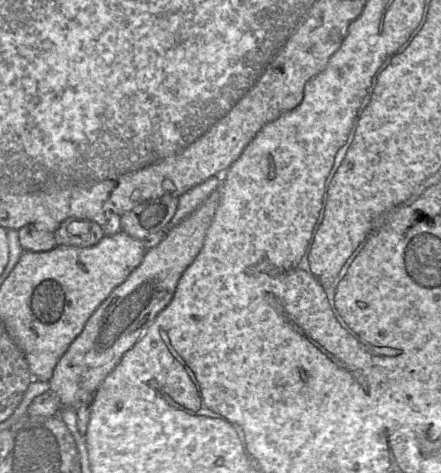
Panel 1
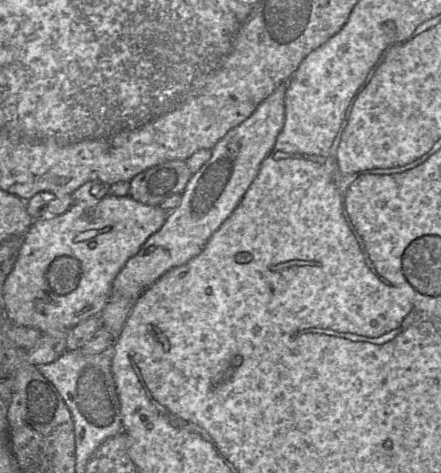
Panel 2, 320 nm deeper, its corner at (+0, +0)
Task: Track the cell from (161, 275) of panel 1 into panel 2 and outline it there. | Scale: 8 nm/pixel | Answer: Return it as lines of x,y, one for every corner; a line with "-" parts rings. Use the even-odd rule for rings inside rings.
288,81
280,83
246,120
229,130
214,145
210,159
192,174
182,192
179,206
119,271
110,296
137,300
163,274
185,264
203,250
211,235
238,206
257,176
261,163
272,151
285,120
287,88

